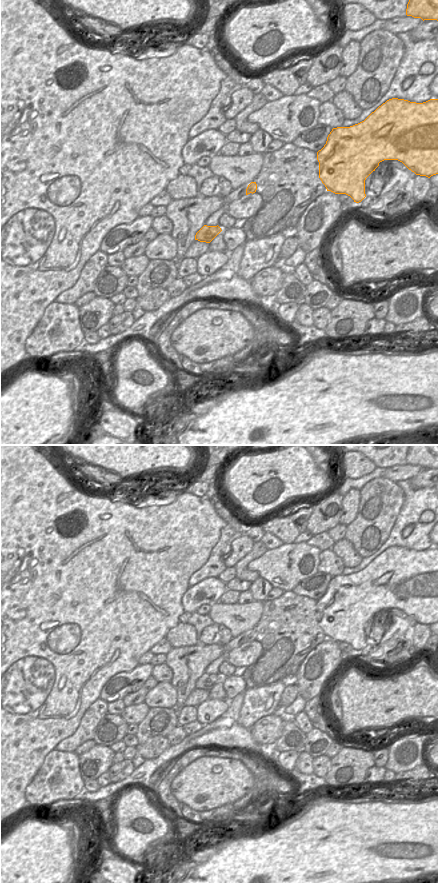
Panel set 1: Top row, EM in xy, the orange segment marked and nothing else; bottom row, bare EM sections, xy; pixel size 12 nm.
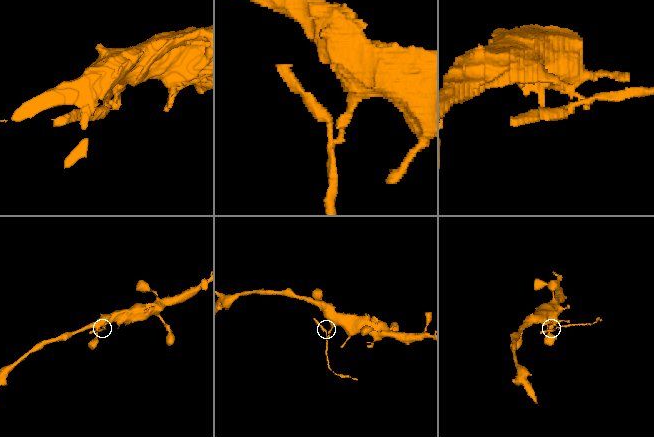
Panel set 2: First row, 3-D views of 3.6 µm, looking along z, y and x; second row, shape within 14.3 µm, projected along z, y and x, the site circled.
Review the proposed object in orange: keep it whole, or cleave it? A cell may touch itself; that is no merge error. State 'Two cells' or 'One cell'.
Two cells

